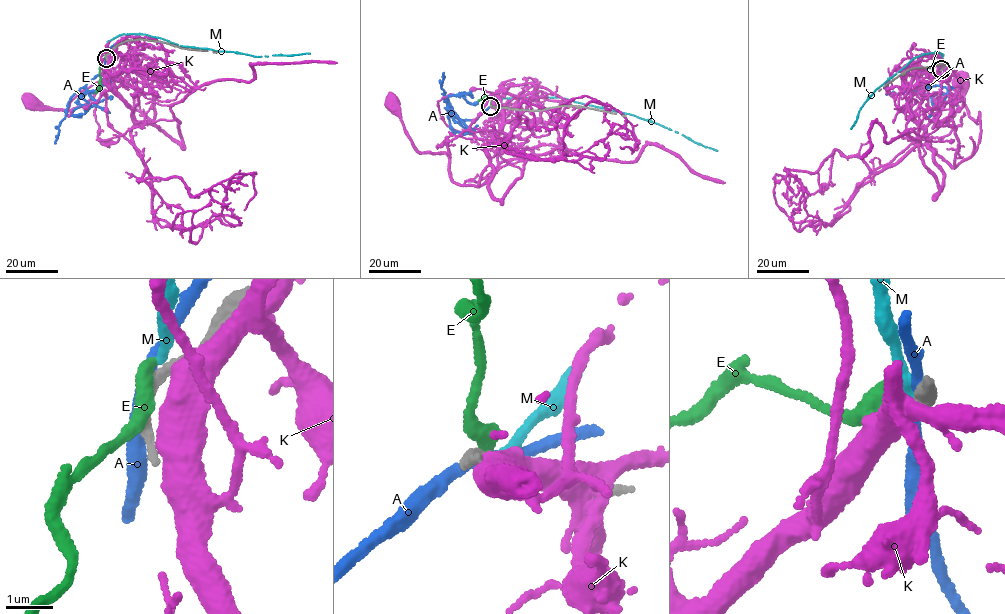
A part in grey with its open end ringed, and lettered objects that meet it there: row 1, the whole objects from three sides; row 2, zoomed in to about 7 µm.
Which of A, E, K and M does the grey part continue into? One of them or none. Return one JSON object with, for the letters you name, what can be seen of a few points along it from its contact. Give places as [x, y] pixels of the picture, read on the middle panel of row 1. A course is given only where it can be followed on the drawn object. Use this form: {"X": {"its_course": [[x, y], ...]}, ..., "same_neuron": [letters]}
{"same_neuron": []}

